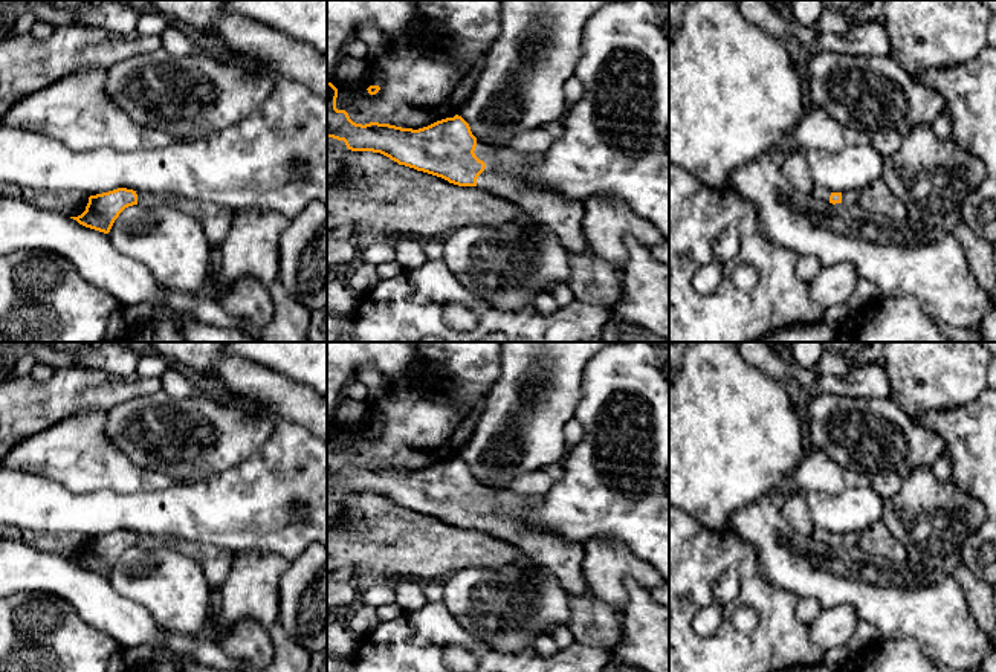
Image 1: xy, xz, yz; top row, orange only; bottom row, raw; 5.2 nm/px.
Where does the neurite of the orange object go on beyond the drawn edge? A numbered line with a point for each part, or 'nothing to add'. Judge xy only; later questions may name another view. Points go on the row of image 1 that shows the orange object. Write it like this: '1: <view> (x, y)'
1: xy (216, 220)

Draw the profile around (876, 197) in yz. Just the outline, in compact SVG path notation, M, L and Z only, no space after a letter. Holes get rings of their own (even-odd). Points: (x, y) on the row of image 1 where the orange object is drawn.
M877 179L862 188L859 191L857 205L868 212L886 215L894 221L903 221L907 218L904 205L886 186L883 179Z

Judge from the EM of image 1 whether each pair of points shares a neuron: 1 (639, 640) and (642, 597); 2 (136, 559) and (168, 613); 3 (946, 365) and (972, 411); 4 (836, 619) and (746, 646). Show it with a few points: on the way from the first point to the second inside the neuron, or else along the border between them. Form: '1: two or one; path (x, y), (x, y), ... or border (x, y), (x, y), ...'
1: one; path (642, 630), (642, 608)
2: one; path (147, 573), (168, 594), (168, 599)
3: two; border (979, 393), (973, 400), (960, 407), (932, 411)
4: two; border (807, 626), (808, 637), (825, 651)

